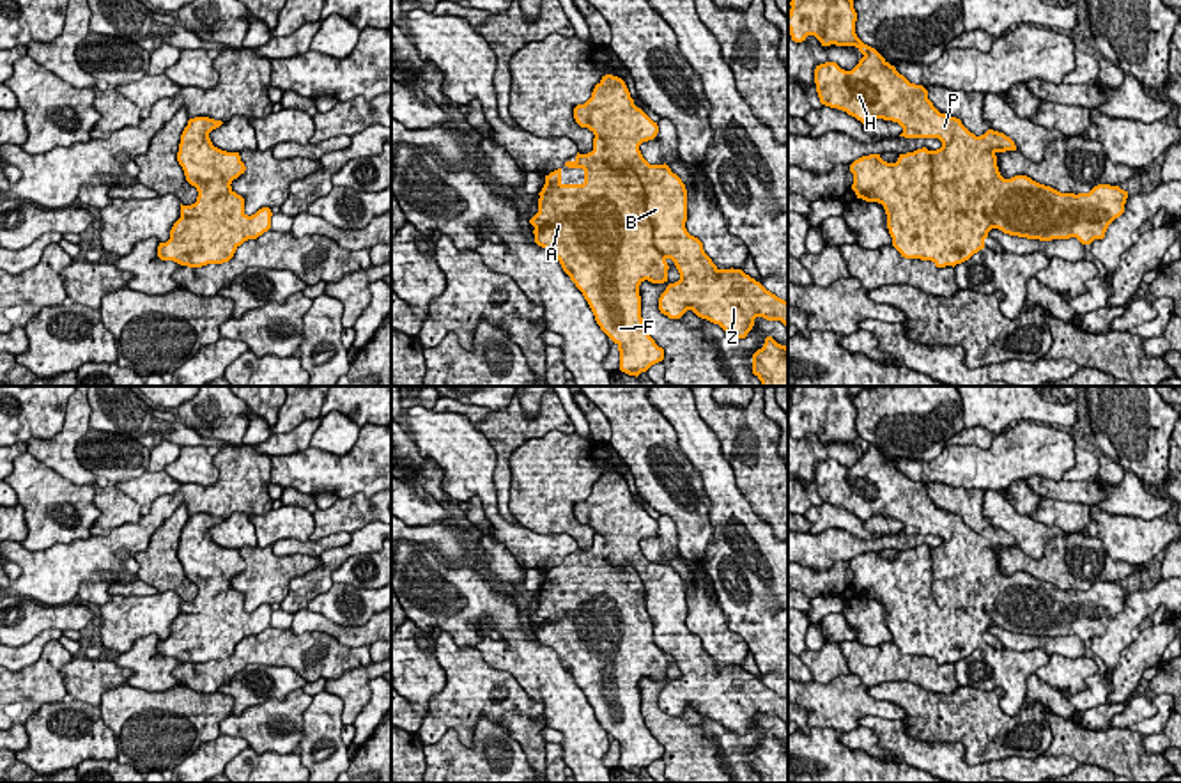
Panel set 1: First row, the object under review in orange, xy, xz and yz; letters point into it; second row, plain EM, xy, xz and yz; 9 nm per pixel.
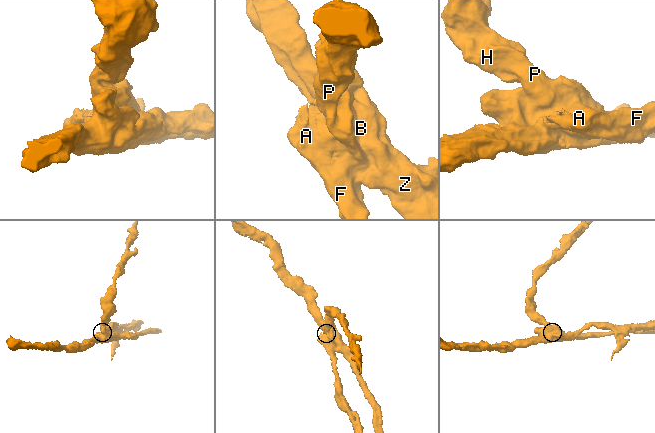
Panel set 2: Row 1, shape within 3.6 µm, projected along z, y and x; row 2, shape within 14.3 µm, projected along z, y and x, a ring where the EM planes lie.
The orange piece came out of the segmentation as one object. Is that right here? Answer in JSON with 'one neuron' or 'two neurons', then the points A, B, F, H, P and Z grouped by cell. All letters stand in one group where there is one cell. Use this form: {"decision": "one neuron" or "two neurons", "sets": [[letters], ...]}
{"decision": "two neurons", "sets": [["A", "F", "H", "P"], ["B", "Z"]]}

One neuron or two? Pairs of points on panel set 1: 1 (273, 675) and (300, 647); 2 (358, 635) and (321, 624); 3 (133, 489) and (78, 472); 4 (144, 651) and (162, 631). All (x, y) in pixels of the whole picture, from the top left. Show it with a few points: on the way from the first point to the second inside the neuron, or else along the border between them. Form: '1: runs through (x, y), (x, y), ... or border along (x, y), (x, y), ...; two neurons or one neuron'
1: border along (241, 668), (248, 665), (291, 666), (307, 681); two neurons
2: runs through (349, 635), (330, 627); one neuron
3: border along (114, 484), (137, 503), (140, 514); two neurons
4: border along (160, 638), (140, 636), (119, 652); two neurons

